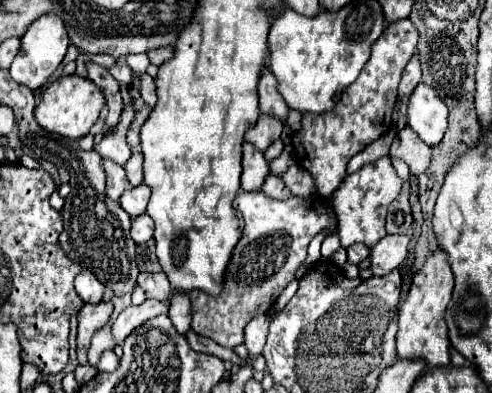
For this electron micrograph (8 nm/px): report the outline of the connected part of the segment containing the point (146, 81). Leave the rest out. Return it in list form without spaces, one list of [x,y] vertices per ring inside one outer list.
[[[141,74],[141,98],[145,100],[147,106],[155,106],[157,104],[157,92],[155,92],[155,80],[149,74]]]

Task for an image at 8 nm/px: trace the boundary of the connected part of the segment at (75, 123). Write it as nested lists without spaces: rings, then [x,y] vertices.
[[[77,74],[61,76],[59,80],[51,82],[43,90],[41,100],[35,108],[35,118],[49,132],[61,134],[65,138],[79,140],[85,134],[89,134],[89,130],[97,122],[99,112],[101,112],[103,106],[105,106],[105,96],[101,94],[101,90],[97,90],[97,86],[93,86],[93,82],[89,82],[87,78],[77,76]]]

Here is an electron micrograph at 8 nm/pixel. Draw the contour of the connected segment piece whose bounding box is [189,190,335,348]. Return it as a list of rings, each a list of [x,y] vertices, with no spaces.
[[[259,190],[239,192],[233,206],[237,212],[241,212],[245,224],[243,236],[235,246],[233,258],[225,272],[225,290],[217,298],[201,290],[193,290],[189,294],[193,308],[191,328],[197,334],[207,336],[227,348],[243,344],[245,324],[251,318],[269,312],[279,294],[295,278],[297,268],[307,260],[307,246],[313,236],[319,234],[323,228],[333,228],[335,224],[327,214],[321,196],[291,196],[287,200],[273,200]]]

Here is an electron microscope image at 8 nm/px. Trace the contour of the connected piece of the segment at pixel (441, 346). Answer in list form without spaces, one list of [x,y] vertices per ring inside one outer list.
[[[439,246],[431,252],[423,268],[413,276],[407,300],[399,310],[397,354],[401,358],[423,358],[429,366],[449,364],[449,334],[445,324],[445,308],[453,292],[453,270],[449,270],[449,258]]]

